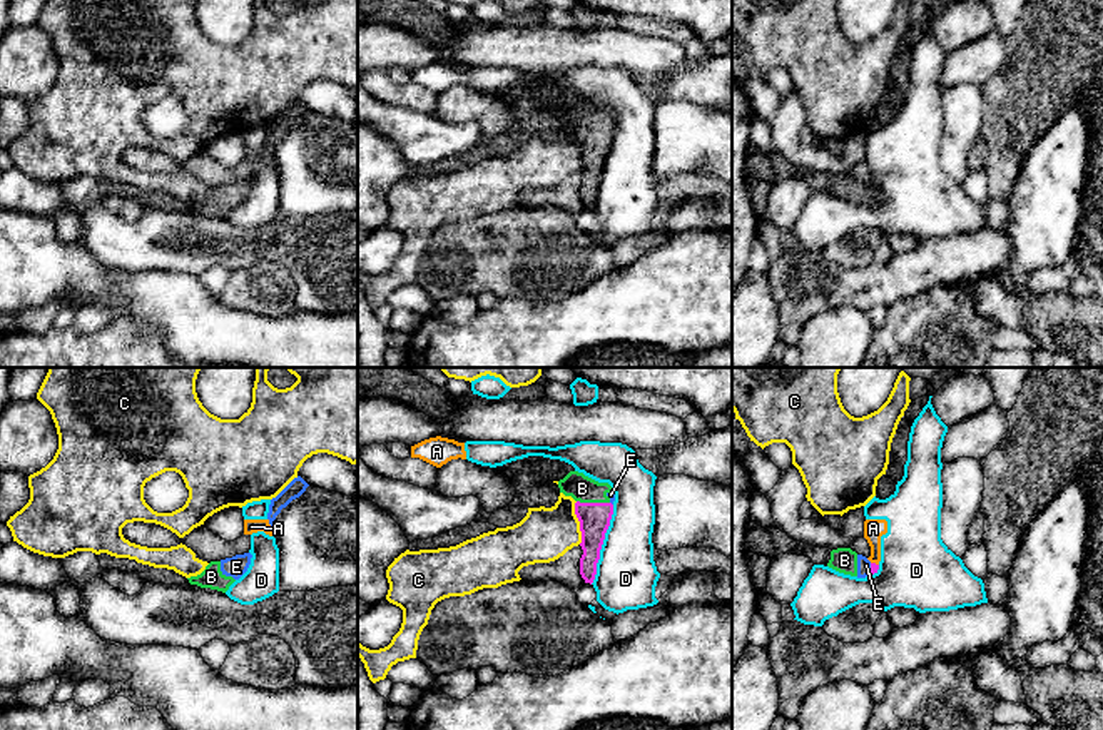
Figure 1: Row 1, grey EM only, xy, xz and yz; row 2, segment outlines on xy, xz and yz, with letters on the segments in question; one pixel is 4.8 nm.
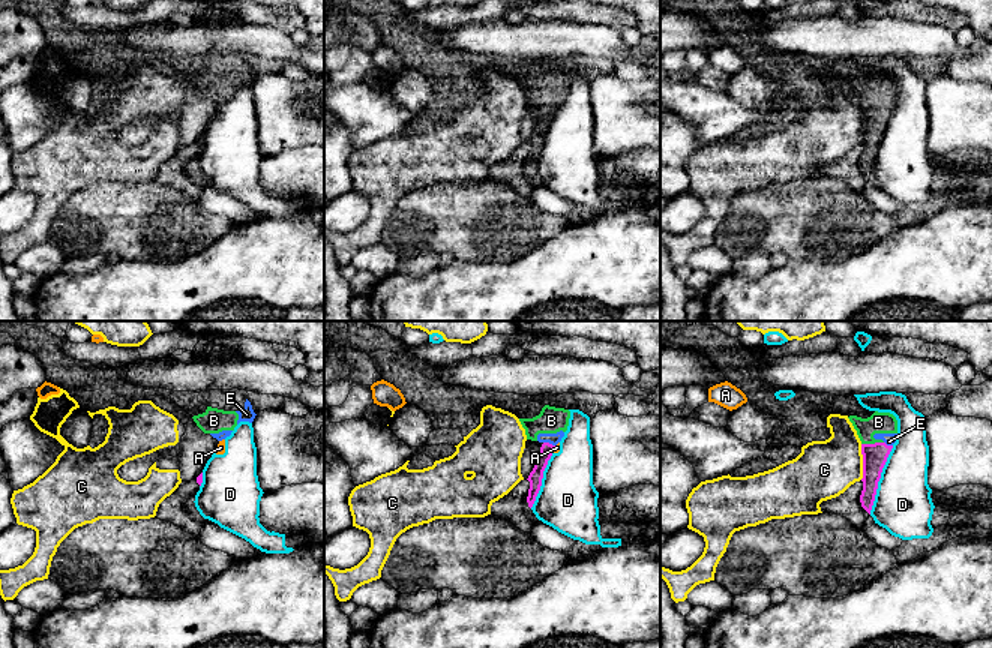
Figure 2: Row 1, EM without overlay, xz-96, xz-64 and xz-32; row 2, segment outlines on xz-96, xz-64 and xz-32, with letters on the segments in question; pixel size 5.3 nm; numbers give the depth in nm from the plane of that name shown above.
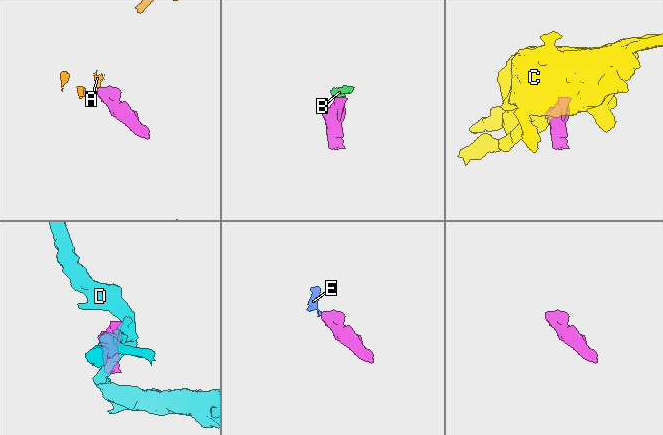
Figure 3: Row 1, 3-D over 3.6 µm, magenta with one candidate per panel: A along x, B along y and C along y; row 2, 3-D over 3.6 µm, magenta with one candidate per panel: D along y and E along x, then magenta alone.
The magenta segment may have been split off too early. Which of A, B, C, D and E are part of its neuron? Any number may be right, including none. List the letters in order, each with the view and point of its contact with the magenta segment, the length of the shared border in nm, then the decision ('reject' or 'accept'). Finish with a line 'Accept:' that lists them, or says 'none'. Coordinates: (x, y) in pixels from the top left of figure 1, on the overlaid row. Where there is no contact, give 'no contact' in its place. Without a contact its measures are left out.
A: contact yz (874, 563); length 40 nm; reject
B: contact xz (594, 503); length 160 nm; accept
C: contact xz (580, 523); length 200 nm; reject
D: contact xz (602, 543); length 400 nm; reject
E: contact yz (871, 568); length 60 nm; accept
Accept: B, E

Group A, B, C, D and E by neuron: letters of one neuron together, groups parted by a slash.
A D / B E / C

